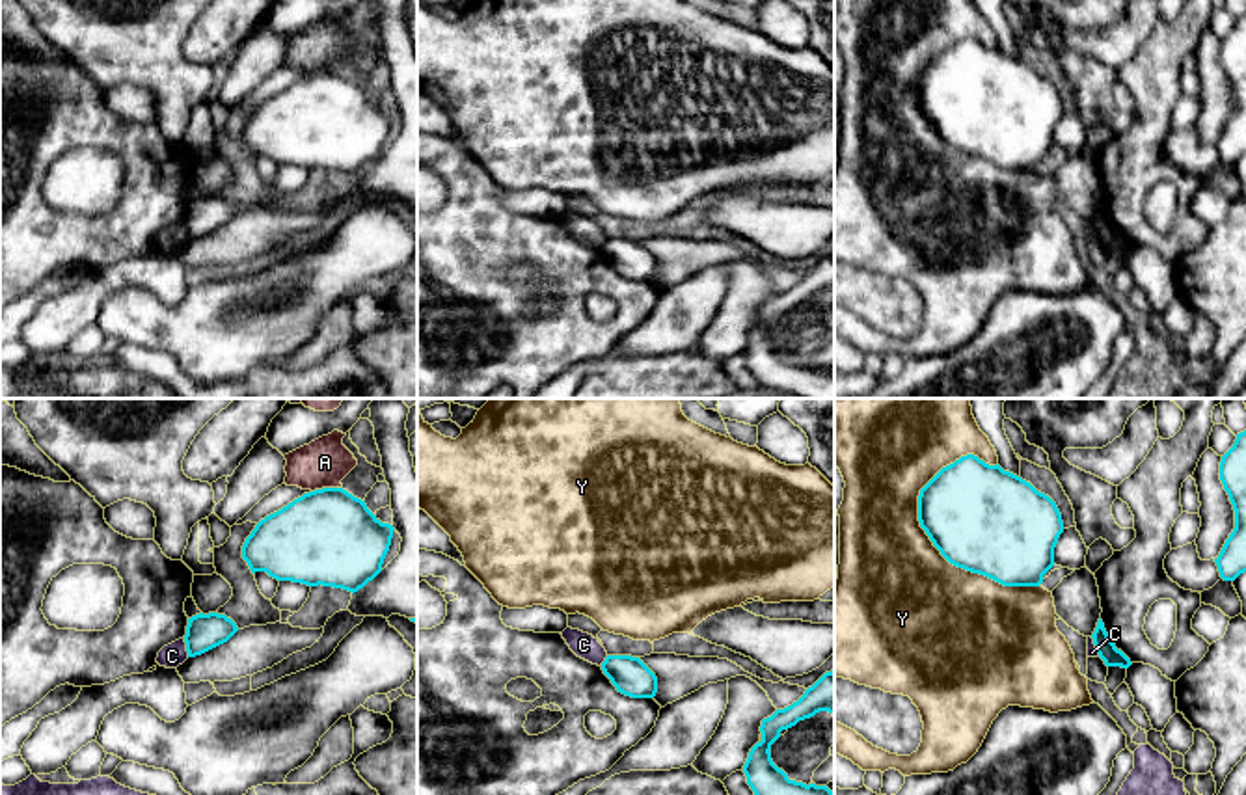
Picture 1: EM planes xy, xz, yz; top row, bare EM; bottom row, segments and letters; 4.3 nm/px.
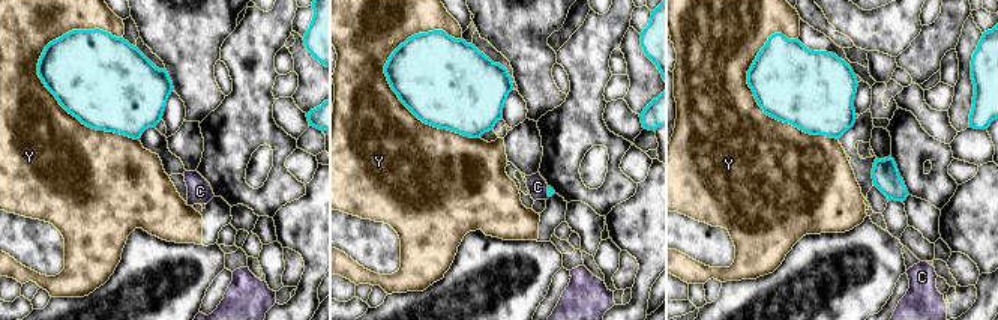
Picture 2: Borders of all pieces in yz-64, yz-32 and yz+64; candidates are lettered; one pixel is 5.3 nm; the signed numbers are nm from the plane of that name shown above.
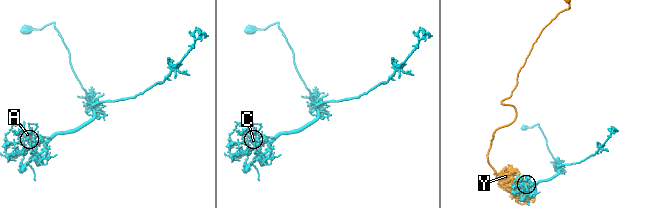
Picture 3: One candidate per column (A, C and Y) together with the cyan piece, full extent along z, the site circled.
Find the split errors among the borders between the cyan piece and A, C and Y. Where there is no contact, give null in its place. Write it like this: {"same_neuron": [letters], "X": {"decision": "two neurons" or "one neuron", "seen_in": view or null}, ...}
{"same_neuron": [], "A": {"decision": "two neurons", "seen_in": "xy"}, "C": {"decision": "two neurons", "seen_in": "xy"}, "Y": {"decision": "two neurons", "seen_in": "yz"}}

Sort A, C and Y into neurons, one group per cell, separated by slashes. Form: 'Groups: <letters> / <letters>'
Groups: A C / Y

